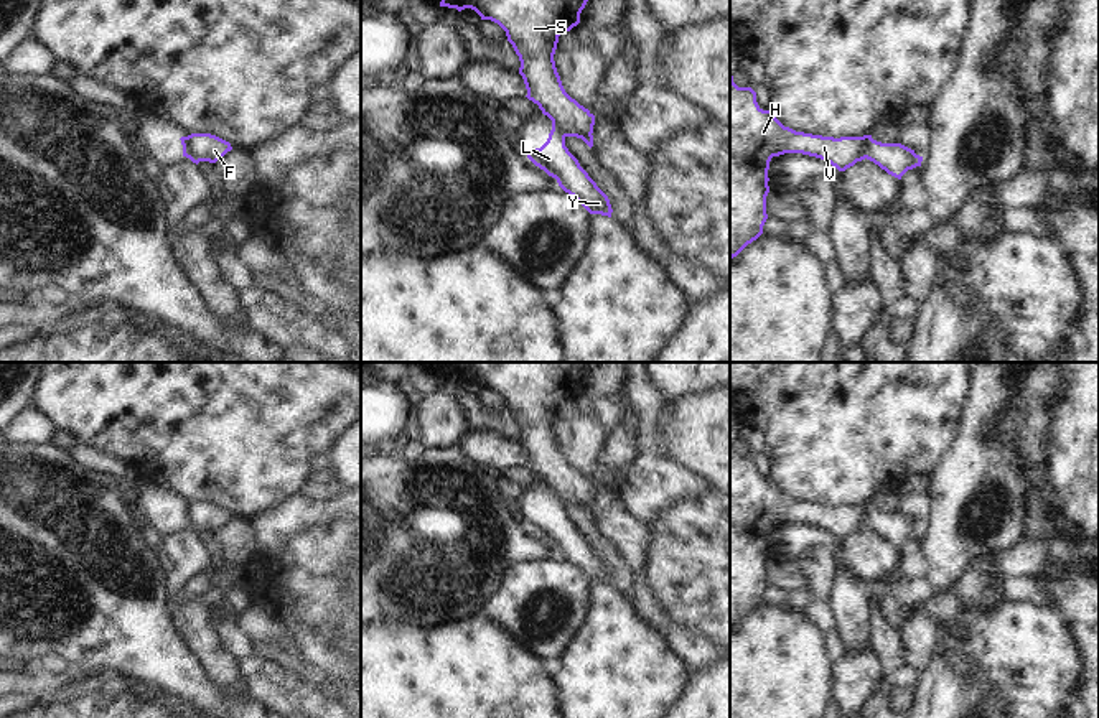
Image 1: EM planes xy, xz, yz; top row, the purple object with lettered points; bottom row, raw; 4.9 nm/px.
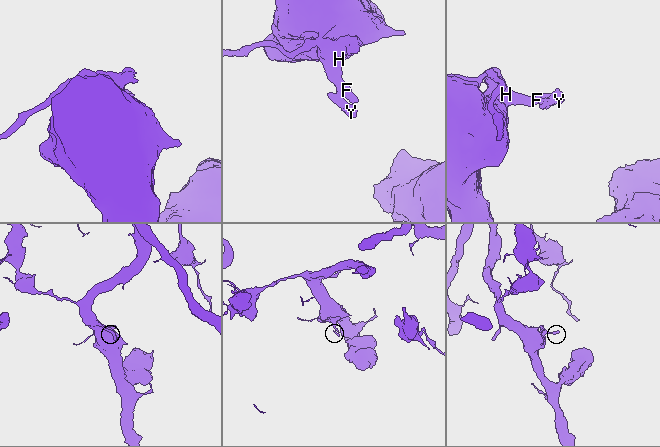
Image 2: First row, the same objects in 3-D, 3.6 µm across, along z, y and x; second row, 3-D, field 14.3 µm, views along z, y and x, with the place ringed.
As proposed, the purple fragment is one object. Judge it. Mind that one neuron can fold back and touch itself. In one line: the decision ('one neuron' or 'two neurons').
two neurons

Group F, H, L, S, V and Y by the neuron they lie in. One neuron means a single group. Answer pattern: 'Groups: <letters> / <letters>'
Groups: F H S V / L Y

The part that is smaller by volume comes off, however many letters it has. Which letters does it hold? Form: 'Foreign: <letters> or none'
Foreign: L, Y

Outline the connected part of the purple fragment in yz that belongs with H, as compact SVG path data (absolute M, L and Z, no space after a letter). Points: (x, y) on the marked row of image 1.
M730 76L730 260L763 234L768 219L768 170L773 156L802 153L845 171L867 158L872 142L872 135L834 138L784 127L771 110L758 105L756 92L751 87L738 87Z

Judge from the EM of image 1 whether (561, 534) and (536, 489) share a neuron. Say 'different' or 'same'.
same

